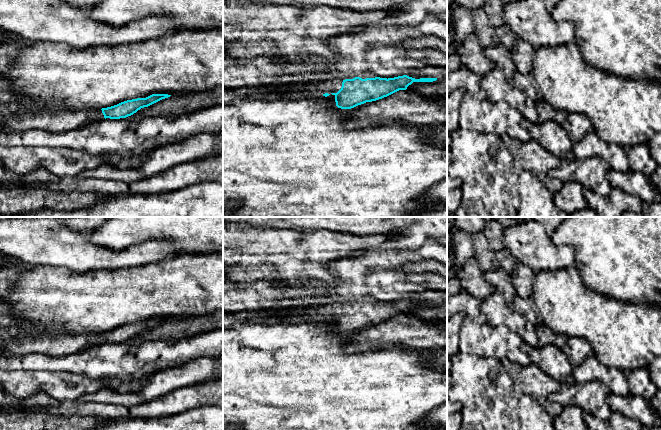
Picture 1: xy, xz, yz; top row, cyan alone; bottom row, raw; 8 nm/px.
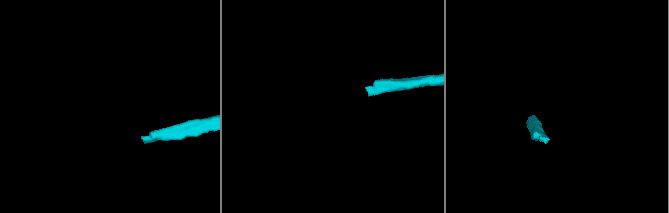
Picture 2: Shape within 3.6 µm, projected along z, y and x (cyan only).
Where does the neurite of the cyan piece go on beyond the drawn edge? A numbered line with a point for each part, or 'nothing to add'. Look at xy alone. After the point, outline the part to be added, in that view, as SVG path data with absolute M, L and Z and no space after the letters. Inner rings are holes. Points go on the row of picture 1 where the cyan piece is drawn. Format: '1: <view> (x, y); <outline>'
1: xy (55, 121); M0 102L1 133L21 133L30 129L60 133L104 119L101 109L42 109L36 113L25 113L18 112L13 105Z

